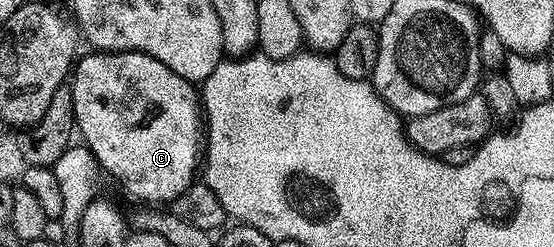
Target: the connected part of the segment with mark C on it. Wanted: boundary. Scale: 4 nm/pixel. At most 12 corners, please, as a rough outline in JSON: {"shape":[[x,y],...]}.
{"shape":[[84,52],[75,127],[137,200],[196,180],[201,97],[144,53]]}

